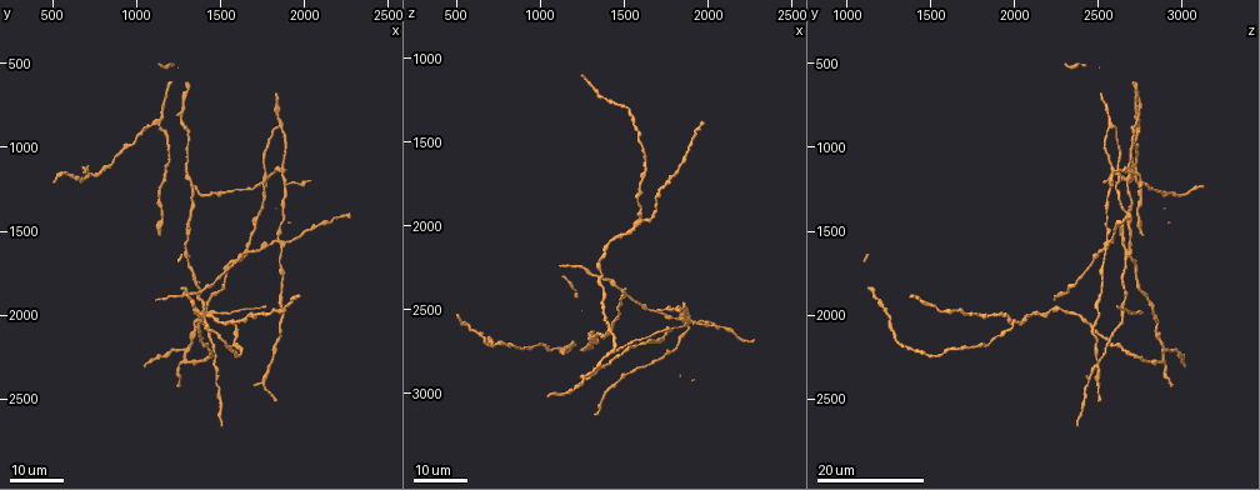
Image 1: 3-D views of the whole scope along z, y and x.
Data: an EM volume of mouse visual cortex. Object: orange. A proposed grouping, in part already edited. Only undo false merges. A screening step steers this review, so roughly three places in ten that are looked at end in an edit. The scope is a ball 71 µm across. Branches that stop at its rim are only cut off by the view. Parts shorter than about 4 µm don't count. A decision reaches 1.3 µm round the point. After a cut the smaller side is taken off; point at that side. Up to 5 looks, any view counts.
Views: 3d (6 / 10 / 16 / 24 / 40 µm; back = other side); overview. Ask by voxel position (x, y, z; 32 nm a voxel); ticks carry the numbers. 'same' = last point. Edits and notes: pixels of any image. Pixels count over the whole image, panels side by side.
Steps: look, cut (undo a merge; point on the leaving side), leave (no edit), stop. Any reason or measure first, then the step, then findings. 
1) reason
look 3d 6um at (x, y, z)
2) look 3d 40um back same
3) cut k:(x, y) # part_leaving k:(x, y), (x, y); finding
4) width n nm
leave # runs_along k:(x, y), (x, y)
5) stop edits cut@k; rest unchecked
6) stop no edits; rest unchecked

look 3d 24um at (1460, 2140, 2580)

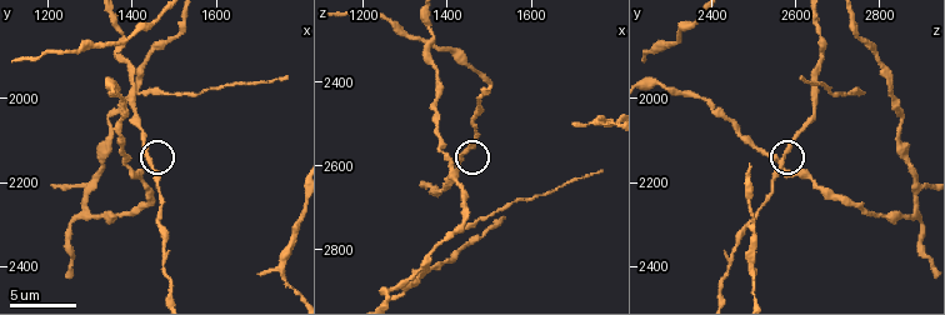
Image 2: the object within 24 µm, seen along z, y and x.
look 3d 10um at (1440, 2145, 2565)

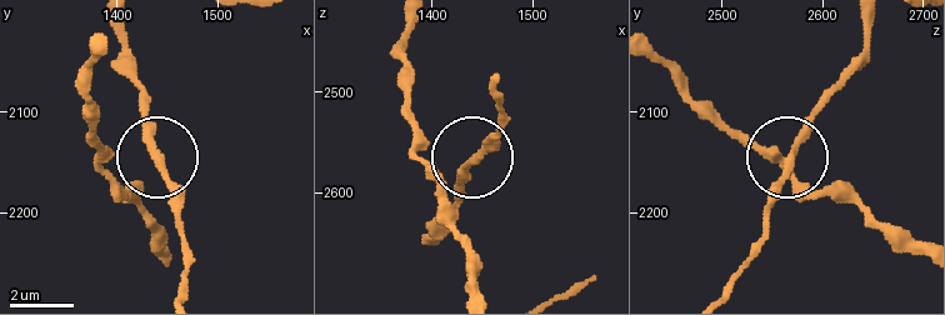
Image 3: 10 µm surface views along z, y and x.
arms 3
leave # runs_along 3:(468, 289), (435, 168), (493, 136); continuous, no second neuron

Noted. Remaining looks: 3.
three arms meet
look 3d 16um at (1840, 880, 2560)

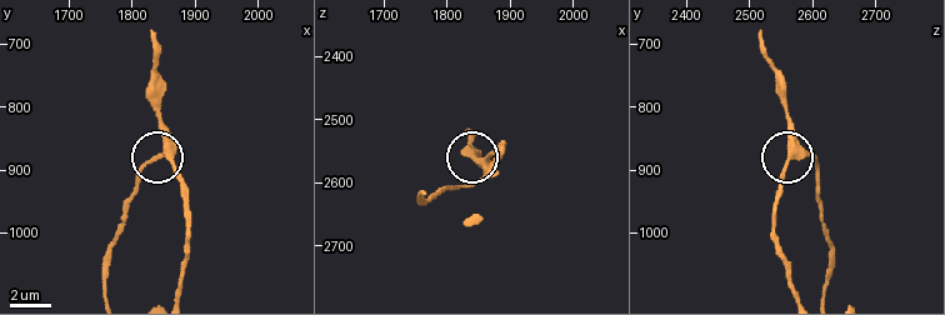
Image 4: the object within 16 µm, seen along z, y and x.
zoom in
look 3d 6um at (1860, 875, 2565)

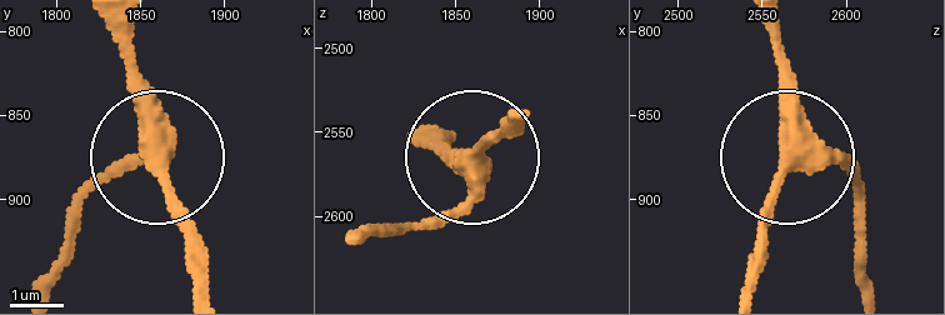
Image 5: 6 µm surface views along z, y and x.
arms 3
leave # runs_along 5:(873, 293), (850, 176), (793, 145), (779, 24); one neuron here

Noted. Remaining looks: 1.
stop no edits; rest unchecked

